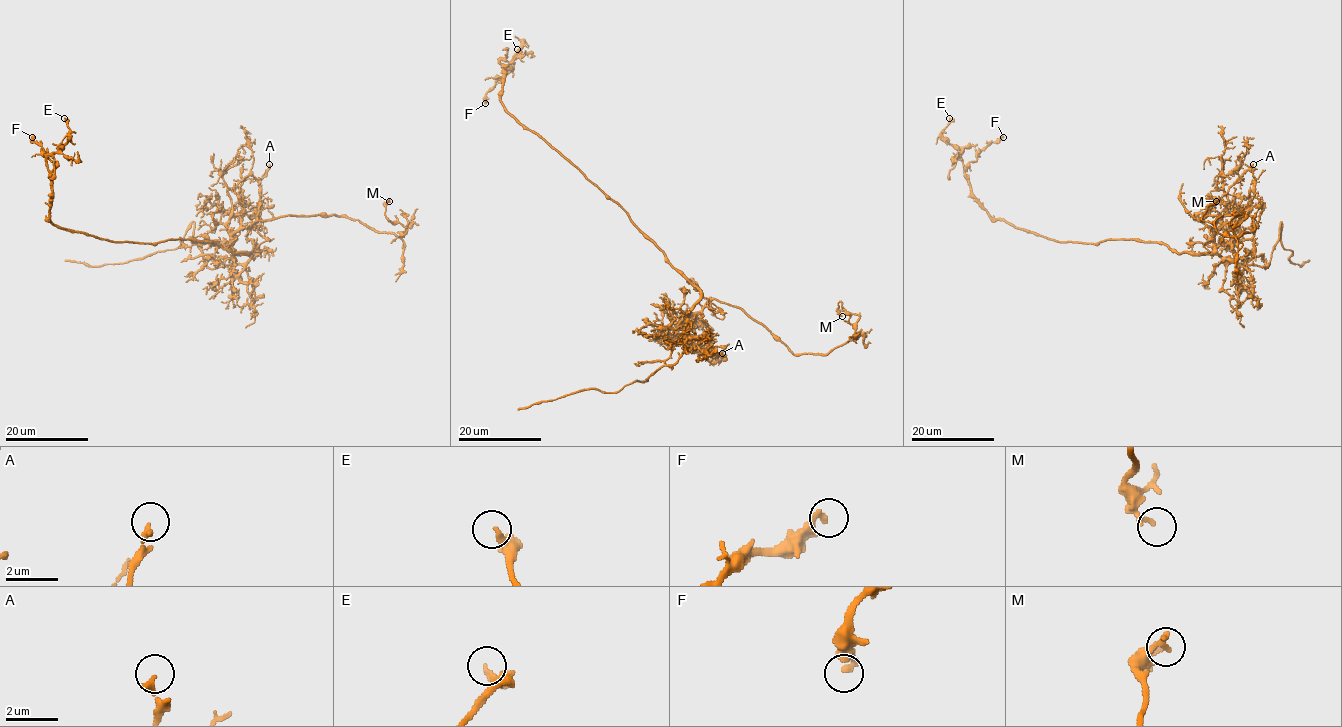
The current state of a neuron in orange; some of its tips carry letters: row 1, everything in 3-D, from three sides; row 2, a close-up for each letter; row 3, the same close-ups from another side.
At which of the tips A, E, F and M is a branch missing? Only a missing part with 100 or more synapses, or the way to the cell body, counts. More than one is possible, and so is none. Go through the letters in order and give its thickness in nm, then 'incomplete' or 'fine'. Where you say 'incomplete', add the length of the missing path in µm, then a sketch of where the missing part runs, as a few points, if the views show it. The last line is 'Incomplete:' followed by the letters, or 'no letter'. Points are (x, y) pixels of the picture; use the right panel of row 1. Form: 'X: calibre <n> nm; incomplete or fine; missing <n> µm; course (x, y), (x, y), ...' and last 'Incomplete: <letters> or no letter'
A: calibre 220 nm; fine
E: calibre 180 nm; fine
F: calibre 280 nm; fine
M: calibre 100 nm; fine
Incomplete: no letter

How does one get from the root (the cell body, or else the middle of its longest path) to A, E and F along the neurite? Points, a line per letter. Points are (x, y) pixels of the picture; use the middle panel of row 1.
A: (668, 260), (700, 291), (687, 335), (698, 339), (706, 332), (700, 353), (708, 361), (722, 353)
E: (668, 260), (615, 202), (505, 109), (500, 99), (504, 66), (499, 62), (510, 62), (517, 49)
F: (668, 260), (615, 202), (505, 109), (500, 99), (505, 65), (510, 71), (498, 77), (487, 93), (485, 103)

